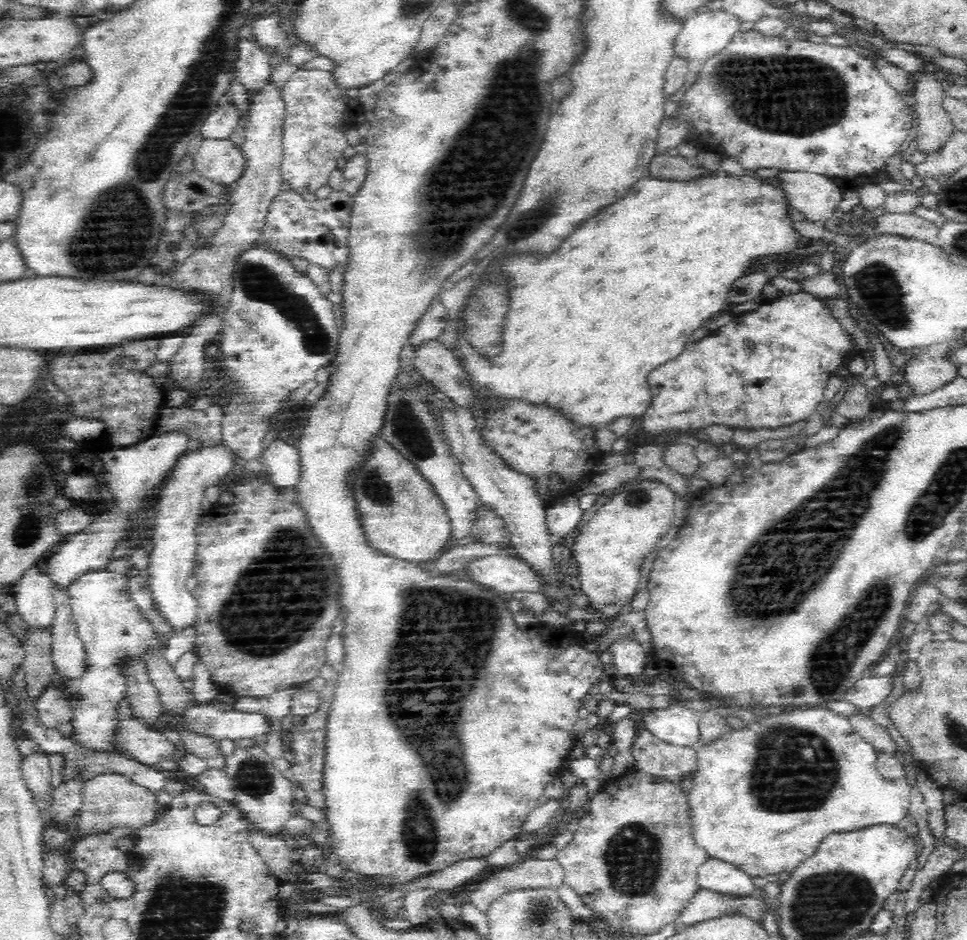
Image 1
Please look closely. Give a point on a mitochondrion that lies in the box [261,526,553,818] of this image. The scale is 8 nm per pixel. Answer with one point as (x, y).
(485, 611)

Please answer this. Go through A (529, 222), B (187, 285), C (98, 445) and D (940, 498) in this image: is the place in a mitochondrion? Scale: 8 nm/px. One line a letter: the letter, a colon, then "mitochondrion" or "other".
A: mitochondrion
B: other
C: other
D: mitochondrion

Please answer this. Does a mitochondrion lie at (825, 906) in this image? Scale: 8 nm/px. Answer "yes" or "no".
yes

